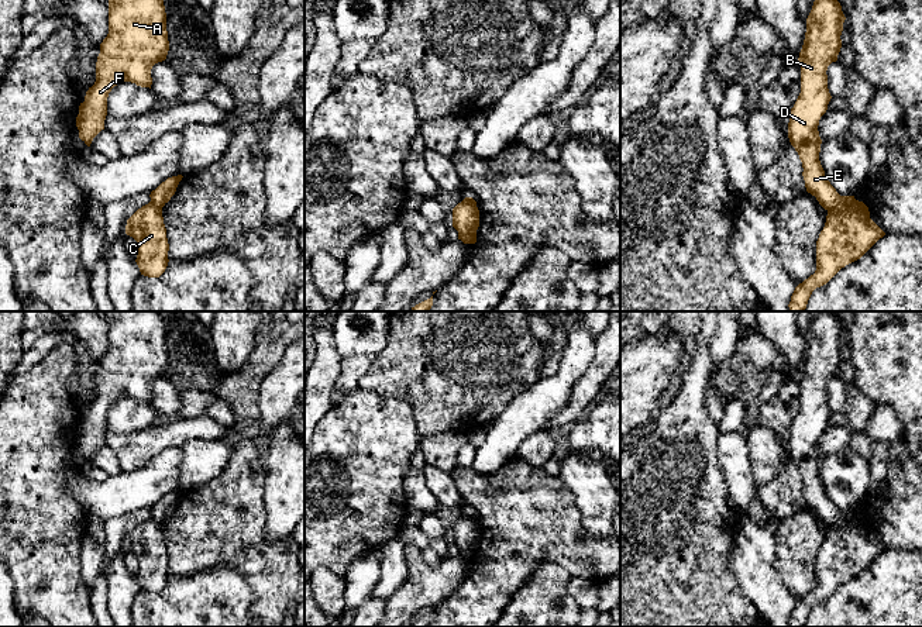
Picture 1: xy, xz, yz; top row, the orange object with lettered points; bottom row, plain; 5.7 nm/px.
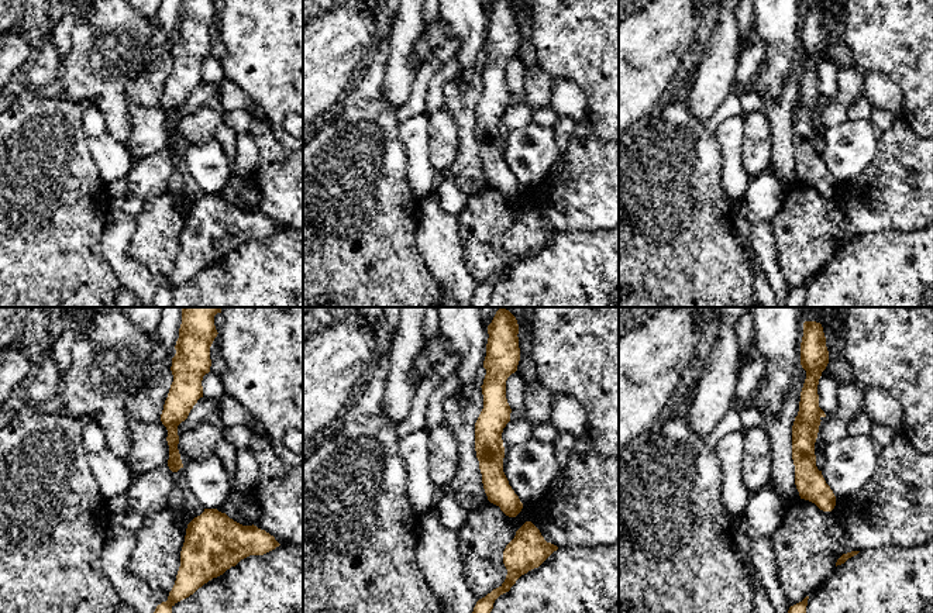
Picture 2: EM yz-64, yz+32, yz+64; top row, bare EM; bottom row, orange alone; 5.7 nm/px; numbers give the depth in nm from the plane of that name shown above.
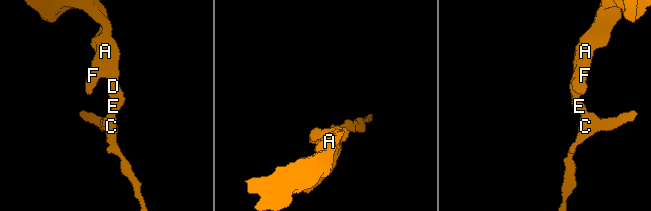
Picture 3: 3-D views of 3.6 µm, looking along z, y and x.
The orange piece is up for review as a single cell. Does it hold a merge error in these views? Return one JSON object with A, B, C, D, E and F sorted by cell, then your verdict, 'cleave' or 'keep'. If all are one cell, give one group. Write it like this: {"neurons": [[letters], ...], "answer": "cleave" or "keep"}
{"neurons": [["A", "B", "D", "E", "F"], ["C"]], "answer": "cleave"}

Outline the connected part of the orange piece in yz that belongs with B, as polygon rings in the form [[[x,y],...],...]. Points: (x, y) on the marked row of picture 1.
[[[815,0],[806,18],[806,32],[799,52],[801,93],[791,108],[788,138],[802,162],[806,192],[825,210],[836,206],[840,194],[825,176],[819,161],[818,125],[832,99],[828,89],[828,66],[837,61],[846,17],[837,0]]]

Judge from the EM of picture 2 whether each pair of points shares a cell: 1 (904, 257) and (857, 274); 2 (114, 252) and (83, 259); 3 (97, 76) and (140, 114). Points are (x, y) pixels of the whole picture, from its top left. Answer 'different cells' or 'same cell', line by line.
1: same cell
2: different cells
3: different cells

